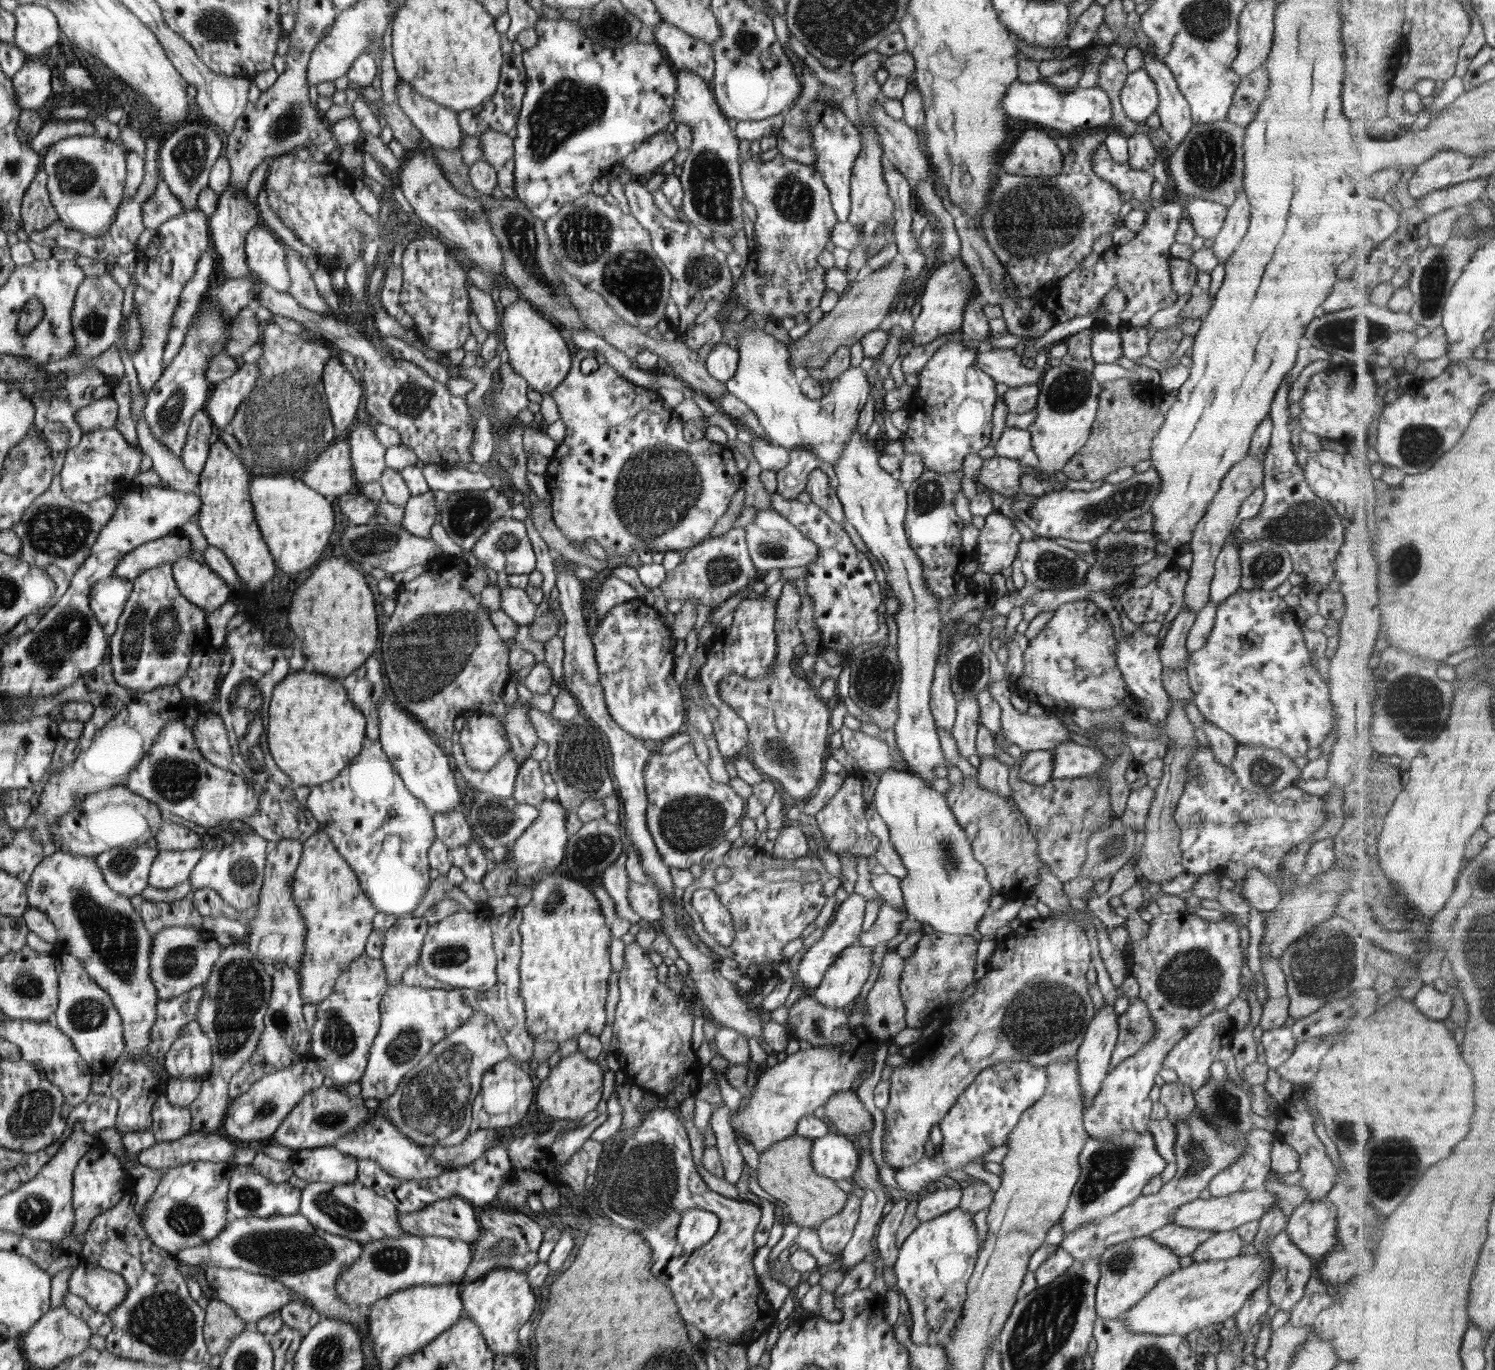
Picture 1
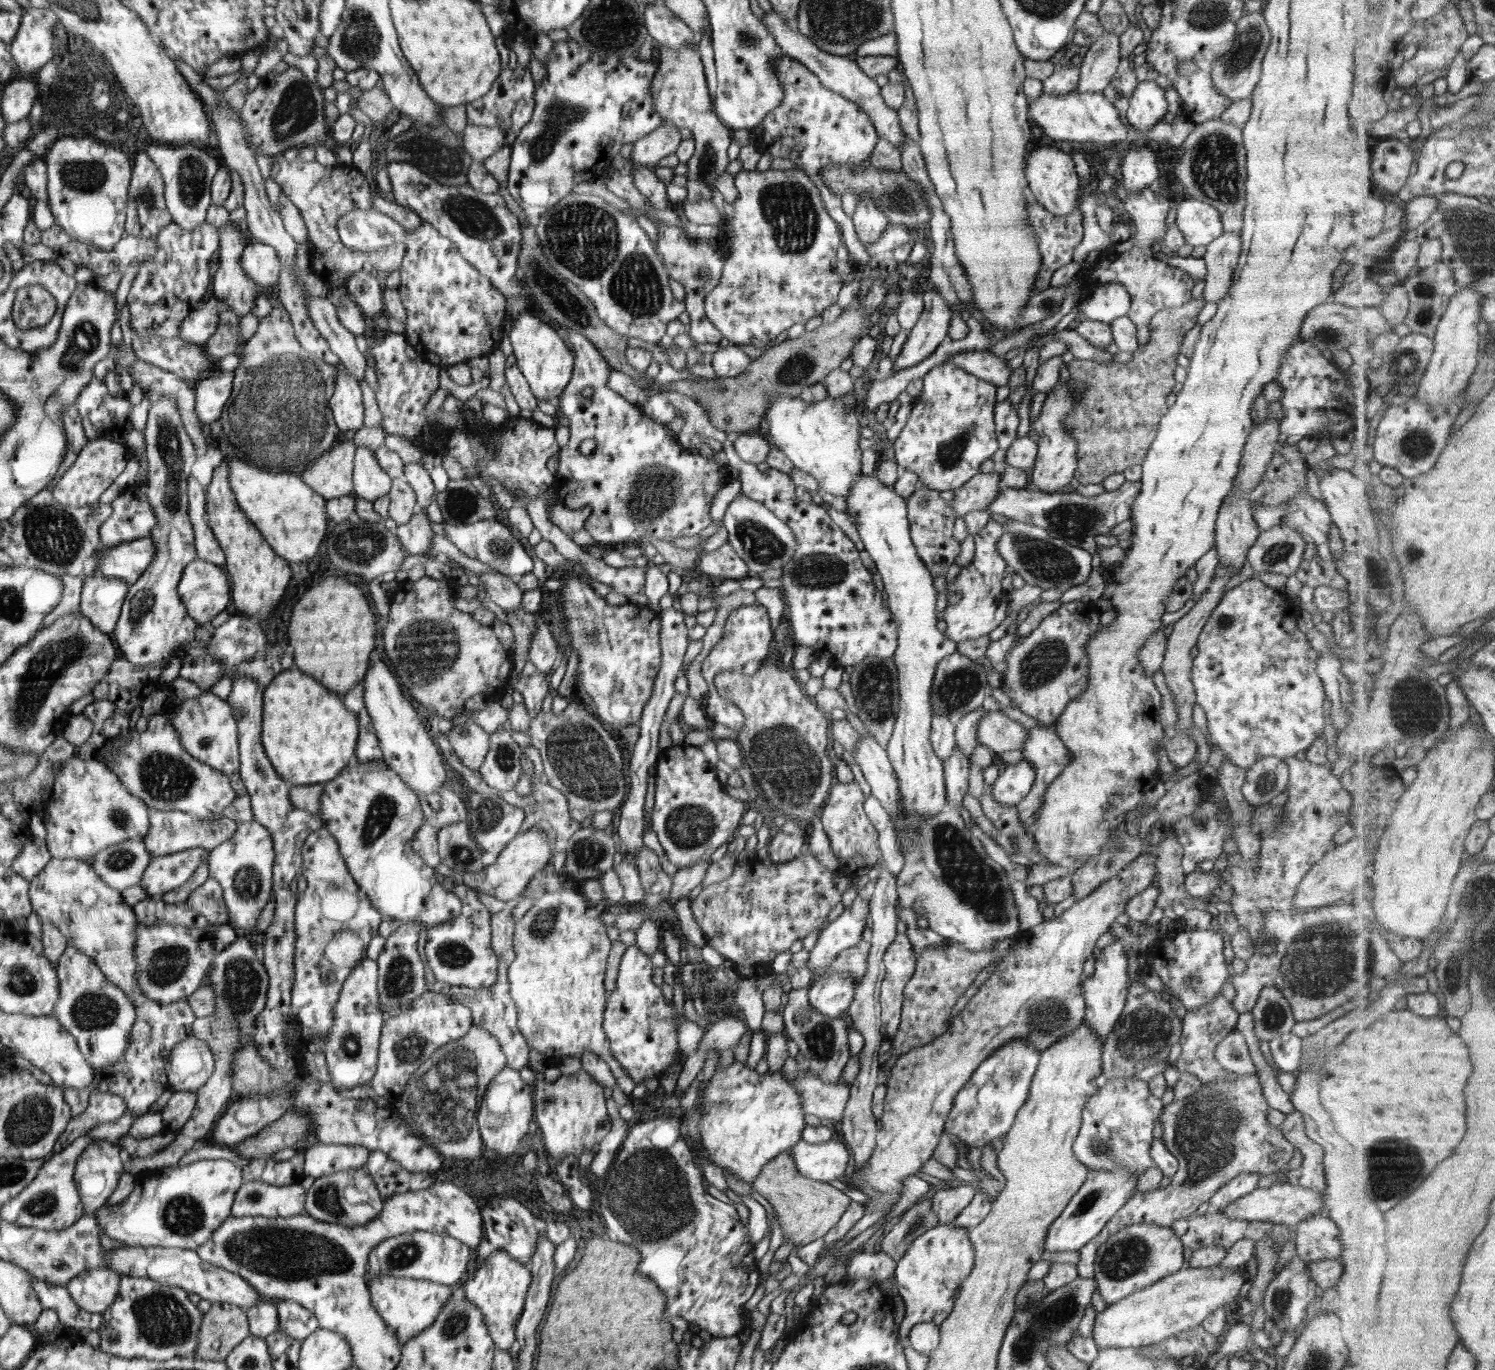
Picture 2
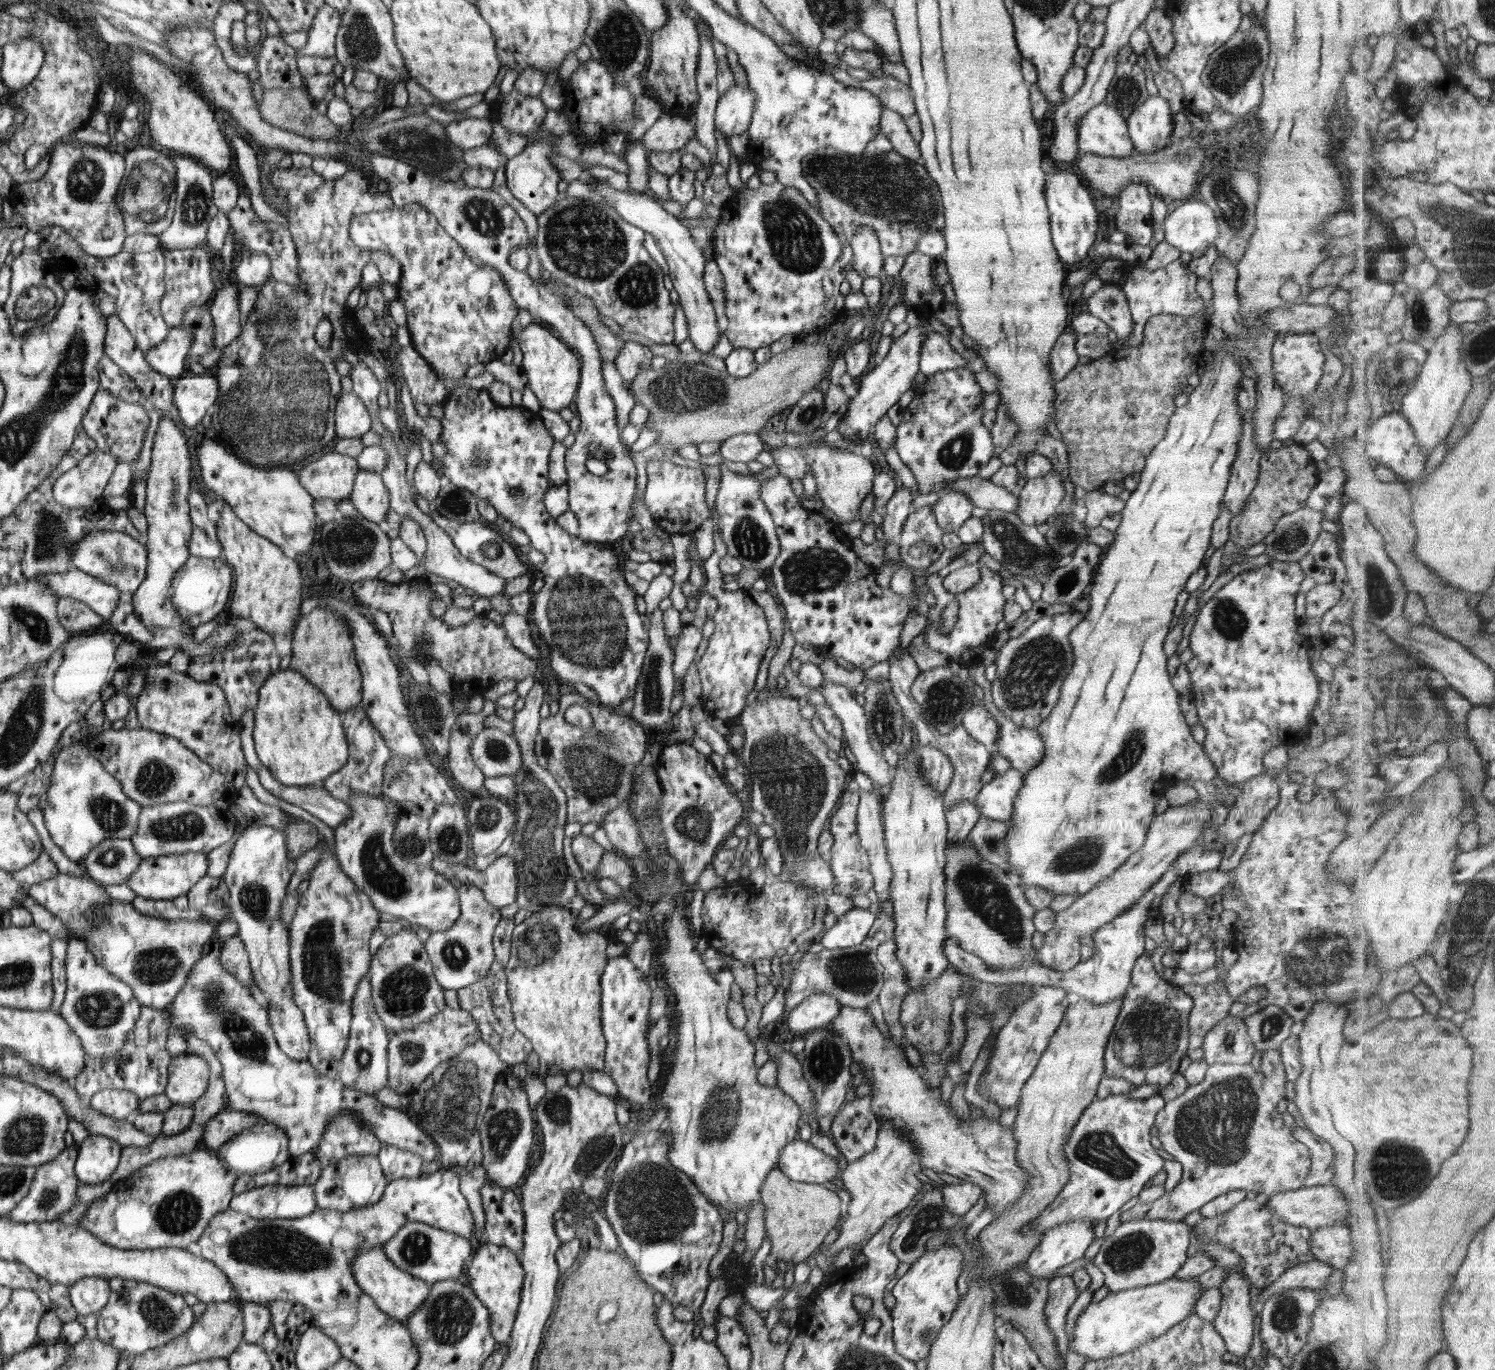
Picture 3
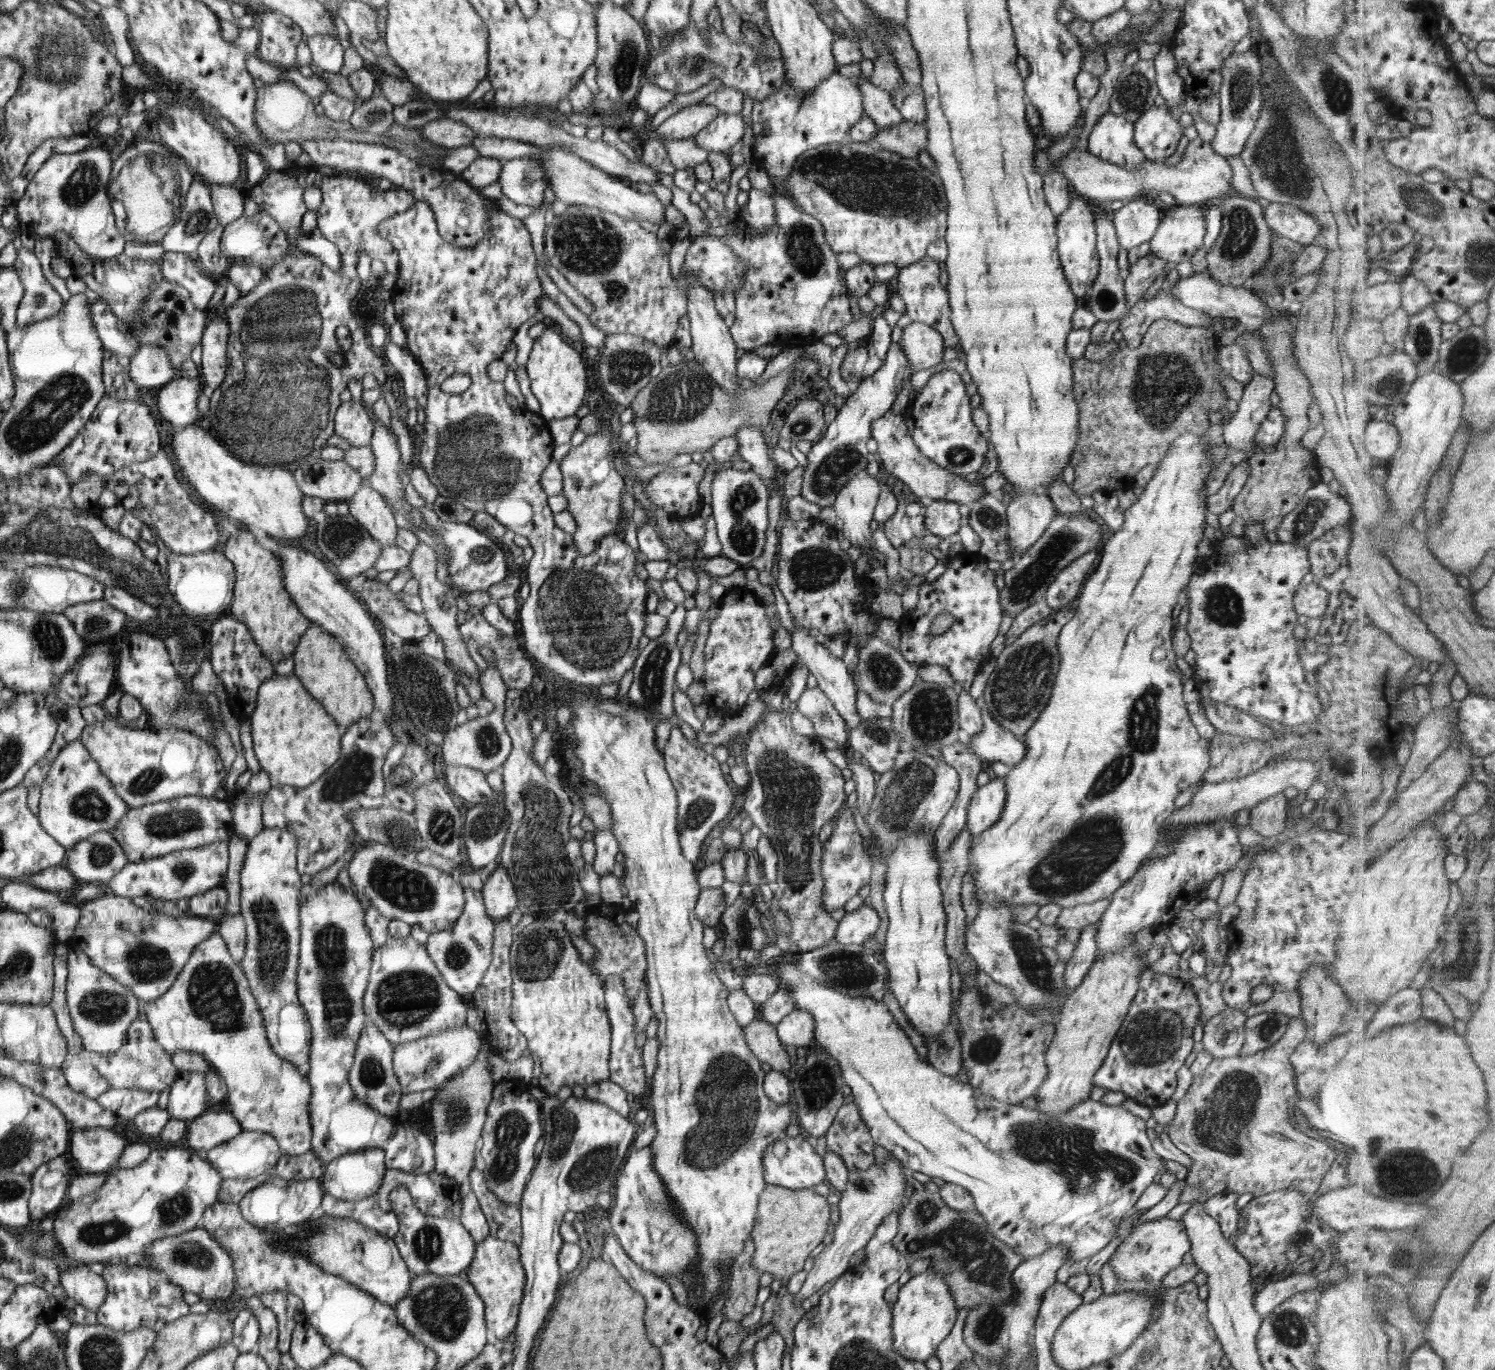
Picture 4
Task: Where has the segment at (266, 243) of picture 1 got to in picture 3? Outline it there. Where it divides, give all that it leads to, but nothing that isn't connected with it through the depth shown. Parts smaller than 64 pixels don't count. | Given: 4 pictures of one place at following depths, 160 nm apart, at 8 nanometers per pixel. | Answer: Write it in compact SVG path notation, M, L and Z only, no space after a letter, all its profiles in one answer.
M246 252L242 254L236 269L232 271L231 279L239 286L260 287L271 276L271 262L266 254Z

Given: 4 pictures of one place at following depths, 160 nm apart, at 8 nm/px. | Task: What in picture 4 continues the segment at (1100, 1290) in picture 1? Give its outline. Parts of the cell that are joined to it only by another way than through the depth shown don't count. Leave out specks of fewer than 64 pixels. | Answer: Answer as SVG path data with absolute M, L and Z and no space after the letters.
M1166 1216L1132 1227L1109 1259L1110 1267L1120 1280L1134 1282L1139 1279L1159 1286L1168 1273L1182 1265L1182 1256L1190 1250L1191 1242L1183 1221Z

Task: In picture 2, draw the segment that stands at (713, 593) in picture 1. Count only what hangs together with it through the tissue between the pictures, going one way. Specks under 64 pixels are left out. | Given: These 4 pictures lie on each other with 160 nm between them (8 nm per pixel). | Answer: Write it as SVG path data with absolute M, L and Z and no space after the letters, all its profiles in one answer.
M730 543L723 544L712 552L703 551L699 556L695 573L706 574L720 580L738 580L751 575L745 560L735 553Z

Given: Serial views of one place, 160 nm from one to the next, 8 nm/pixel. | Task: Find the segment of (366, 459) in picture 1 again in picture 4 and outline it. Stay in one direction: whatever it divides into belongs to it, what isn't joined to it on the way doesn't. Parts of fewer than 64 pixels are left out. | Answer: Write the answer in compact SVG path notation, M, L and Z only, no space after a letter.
M368 485L349 499L349 514L352 515L384 548L396 544L397 526L394 514L382 494Z

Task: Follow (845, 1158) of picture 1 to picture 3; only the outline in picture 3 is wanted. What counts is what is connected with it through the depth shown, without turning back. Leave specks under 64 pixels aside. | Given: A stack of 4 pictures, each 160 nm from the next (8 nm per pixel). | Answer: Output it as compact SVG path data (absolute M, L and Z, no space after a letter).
M797 1138L780 1151L778 1168L782 1174L794 1182L823 1185L836 1178L842 1170L841 1158L830 1158L814 1147L809 1141Z

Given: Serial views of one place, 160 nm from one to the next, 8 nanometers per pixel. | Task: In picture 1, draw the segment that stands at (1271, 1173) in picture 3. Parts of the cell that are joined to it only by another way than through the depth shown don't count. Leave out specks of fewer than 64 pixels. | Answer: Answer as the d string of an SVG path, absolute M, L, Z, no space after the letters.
M1195 1108L1189 1116L1184 1119L1172 1121L1176 1128L1176 1143L1174 1143L1174 1154L1176 1164L1178 1164L1177 1174L1162 1186L1162 1189L1155 1194L1141 1195L1134 1200L1133 1204L1120 1209L1117 1213L1105 1216L1102 1220L1094 1223L1084 1223L1081 1227L1068 1233L1061 1242L1061 1247L1076 1260L1090 1260L1098 1258L1110 1246L1120 1244L1136 1238L1146 1236L1151 1232L1170 1224L1169 1220L1173 1212L1182 1207L1182 1204L1194 1202L1199 1198L1200 1193L1209 1188L1214 1175L1218 1175L1222 1170L1232 1168L1240 1158L1246 1154L1245 1146L1250 1132L1230 1143L1224 1143L1218 1137L1218 1131L1214 1126L1206 1125L1201 1118L1201 1112Z

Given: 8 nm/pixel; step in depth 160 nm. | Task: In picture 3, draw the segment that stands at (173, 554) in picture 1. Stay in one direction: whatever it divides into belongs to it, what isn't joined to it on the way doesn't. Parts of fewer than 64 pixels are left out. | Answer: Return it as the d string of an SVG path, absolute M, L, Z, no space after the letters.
M91 530L85 539L74 547L73 568L90 573L98 580L116 585L120 592L133 594L146 578L148 546L122 531Z

